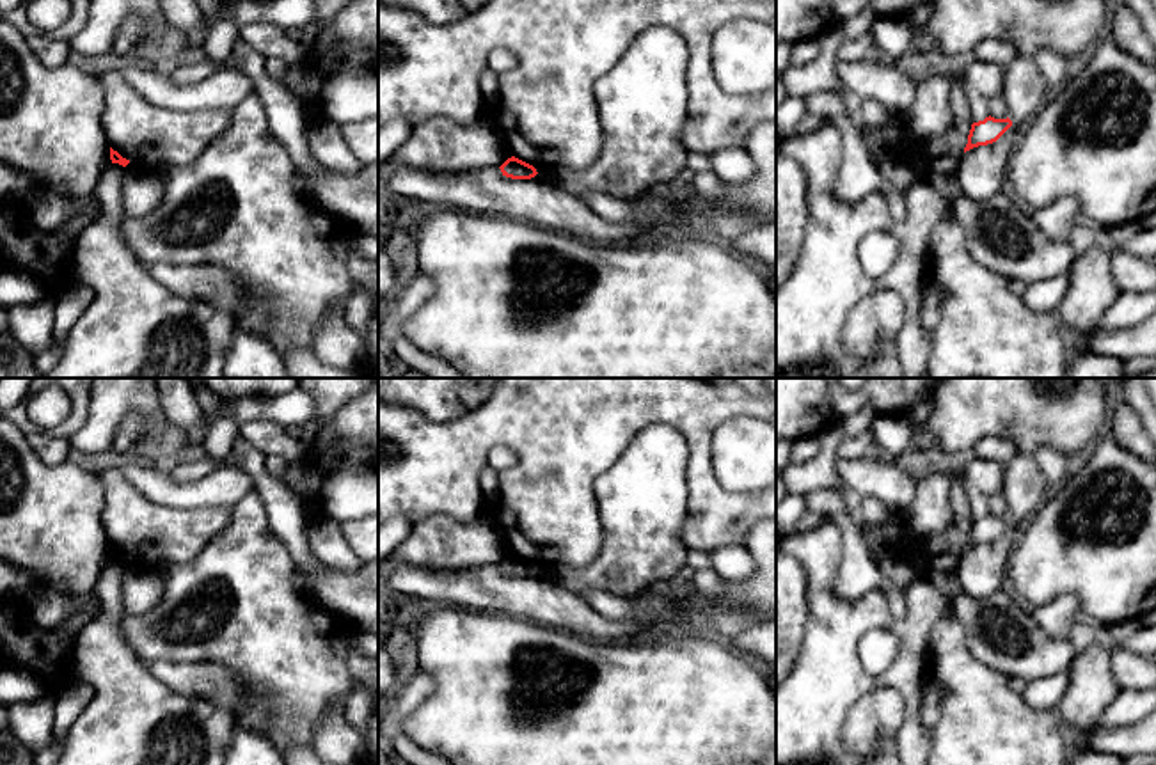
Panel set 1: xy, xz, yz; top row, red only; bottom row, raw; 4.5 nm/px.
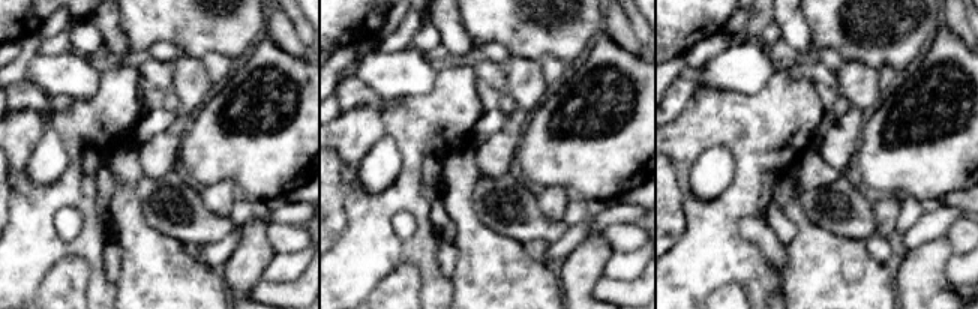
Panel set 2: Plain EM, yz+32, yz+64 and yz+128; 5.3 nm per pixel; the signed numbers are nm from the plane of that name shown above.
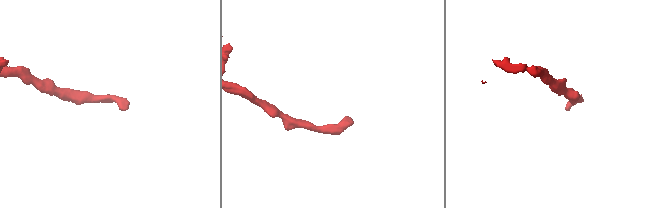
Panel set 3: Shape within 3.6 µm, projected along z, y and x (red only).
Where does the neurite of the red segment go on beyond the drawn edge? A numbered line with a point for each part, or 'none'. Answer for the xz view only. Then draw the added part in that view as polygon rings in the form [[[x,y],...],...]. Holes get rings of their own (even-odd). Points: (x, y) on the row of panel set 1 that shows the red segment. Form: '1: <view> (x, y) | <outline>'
none

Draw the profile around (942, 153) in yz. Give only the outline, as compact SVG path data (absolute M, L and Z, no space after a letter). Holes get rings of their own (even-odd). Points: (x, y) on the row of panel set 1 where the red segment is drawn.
M959 82L952 87L950 103L954 114L950 130L923 144L922 170L925 172L941 172L946 176L957 176L959 172L959 163L973 124L970 103Z

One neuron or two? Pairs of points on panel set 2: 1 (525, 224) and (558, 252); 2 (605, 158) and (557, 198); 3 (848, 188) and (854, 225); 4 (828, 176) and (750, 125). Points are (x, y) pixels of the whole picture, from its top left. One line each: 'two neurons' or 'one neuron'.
1: two neurons
2: two neurons
3: one neuron
4: two neurons

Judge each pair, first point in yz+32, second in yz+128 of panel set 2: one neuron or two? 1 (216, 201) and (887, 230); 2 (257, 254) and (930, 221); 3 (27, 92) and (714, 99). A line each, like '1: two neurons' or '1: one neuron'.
1: one neuron
2: two neurons
3: two neurons

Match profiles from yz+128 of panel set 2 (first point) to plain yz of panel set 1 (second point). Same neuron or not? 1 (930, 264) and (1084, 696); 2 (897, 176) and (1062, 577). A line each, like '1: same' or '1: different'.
1: same
2: same

